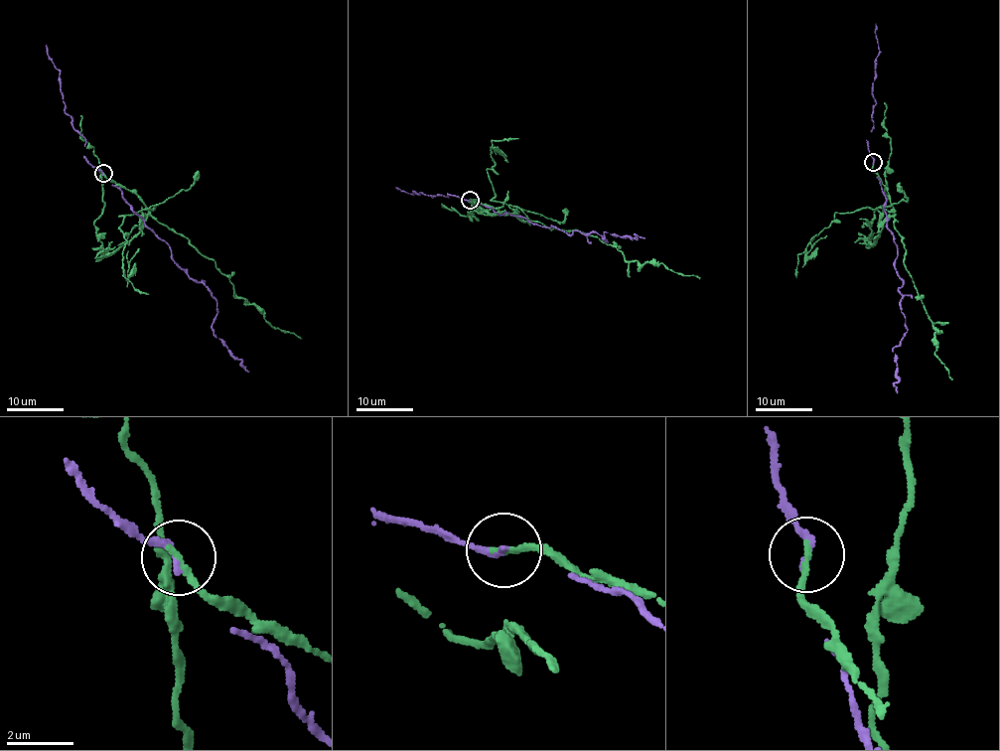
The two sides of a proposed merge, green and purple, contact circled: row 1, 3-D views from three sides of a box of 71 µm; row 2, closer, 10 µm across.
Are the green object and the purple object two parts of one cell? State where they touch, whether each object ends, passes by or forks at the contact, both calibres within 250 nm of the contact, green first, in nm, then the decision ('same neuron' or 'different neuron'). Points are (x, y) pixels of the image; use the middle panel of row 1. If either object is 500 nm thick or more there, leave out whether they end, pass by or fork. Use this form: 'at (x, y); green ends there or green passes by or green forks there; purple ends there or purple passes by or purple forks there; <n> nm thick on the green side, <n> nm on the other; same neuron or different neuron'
at (470, 200); green ends there; purple ends there; 200 nm thick on the green side, 220 nm on the other; different neuron

